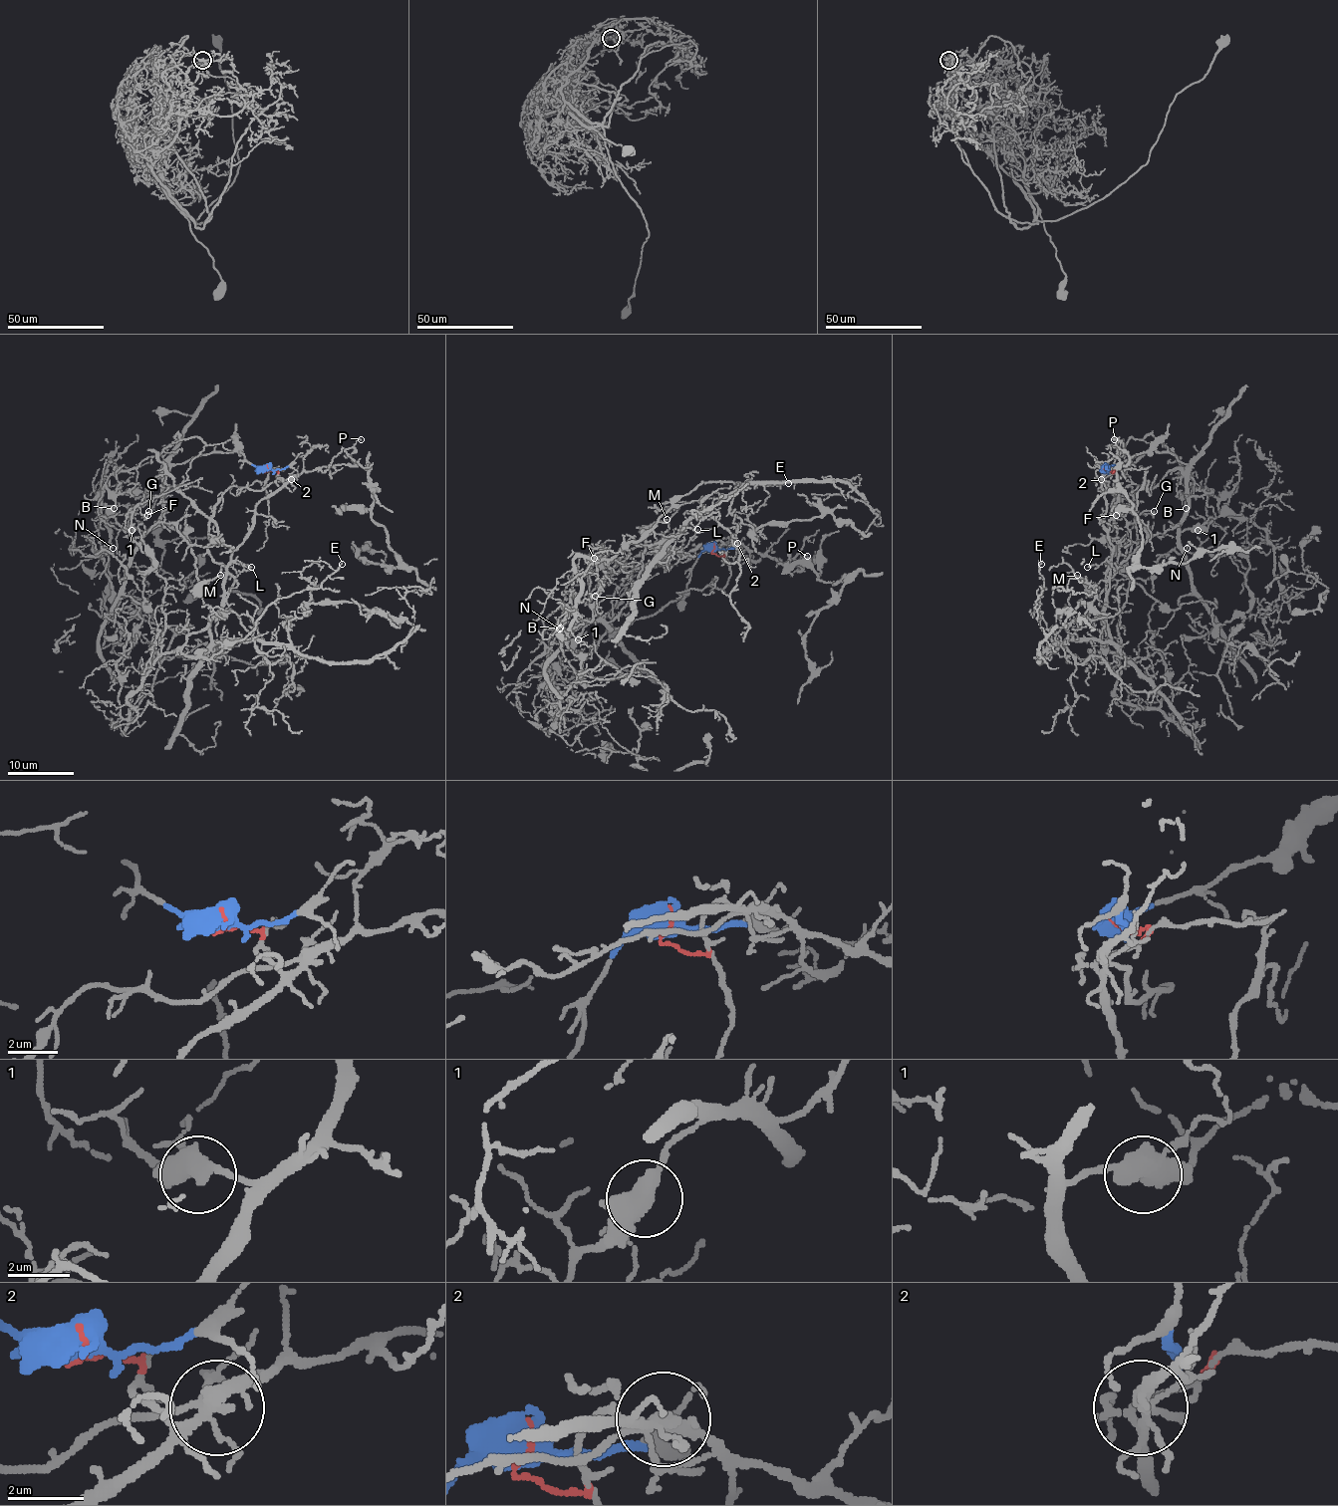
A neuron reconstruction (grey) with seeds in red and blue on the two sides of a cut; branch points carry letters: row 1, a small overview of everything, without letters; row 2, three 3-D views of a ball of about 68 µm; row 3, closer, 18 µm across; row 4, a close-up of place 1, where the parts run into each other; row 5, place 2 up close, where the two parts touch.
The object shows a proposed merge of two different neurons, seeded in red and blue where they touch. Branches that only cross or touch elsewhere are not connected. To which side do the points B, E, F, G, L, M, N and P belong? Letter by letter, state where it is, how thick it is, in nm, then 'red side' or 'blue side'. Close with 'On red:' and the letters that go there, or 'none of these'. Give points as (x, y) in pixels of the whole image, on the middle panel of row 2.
B: place (560, 627); calibre 140 nm; blue side
E: place (788, 483); calibre 120 nm; blue side
F: place (594, 558); calibre 140 nm; blue side
G: place (595, 596); calibre 120 nm; blue side
L: place (697, 529); calibre 150 nm; red side
M: place (667, 519); calibre 140 nm; blue side
N: place (559, 628); calibre 110 nm; blue side
P: place (807, 556); calibre 140 nm; red side
On red: L, P

